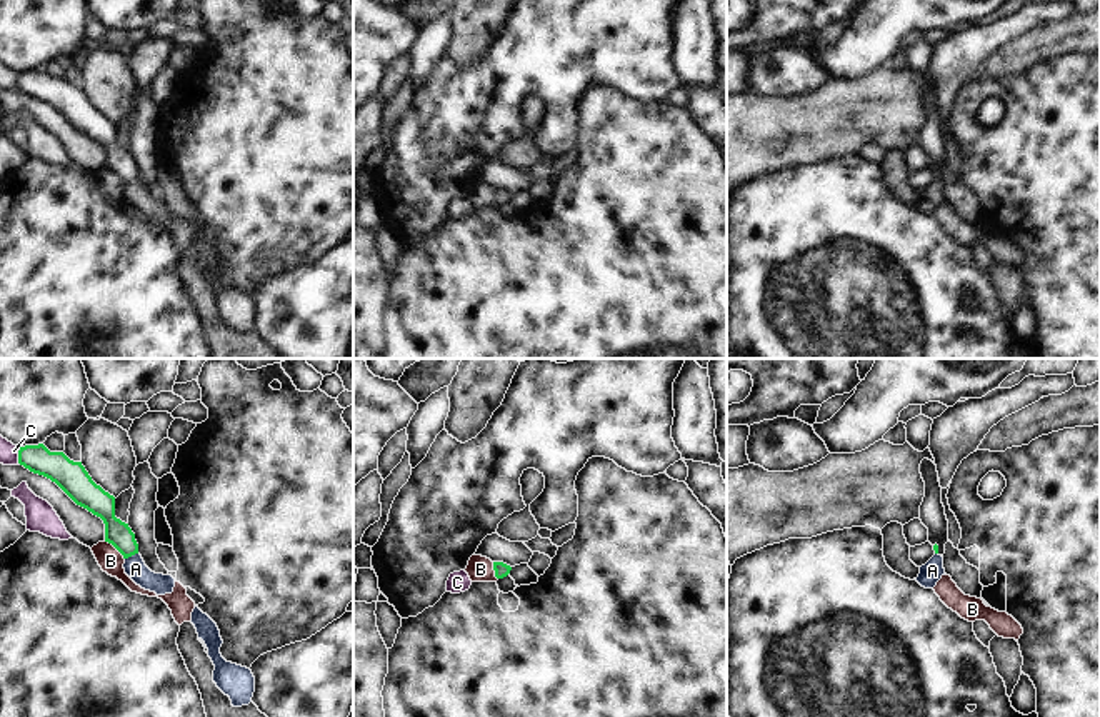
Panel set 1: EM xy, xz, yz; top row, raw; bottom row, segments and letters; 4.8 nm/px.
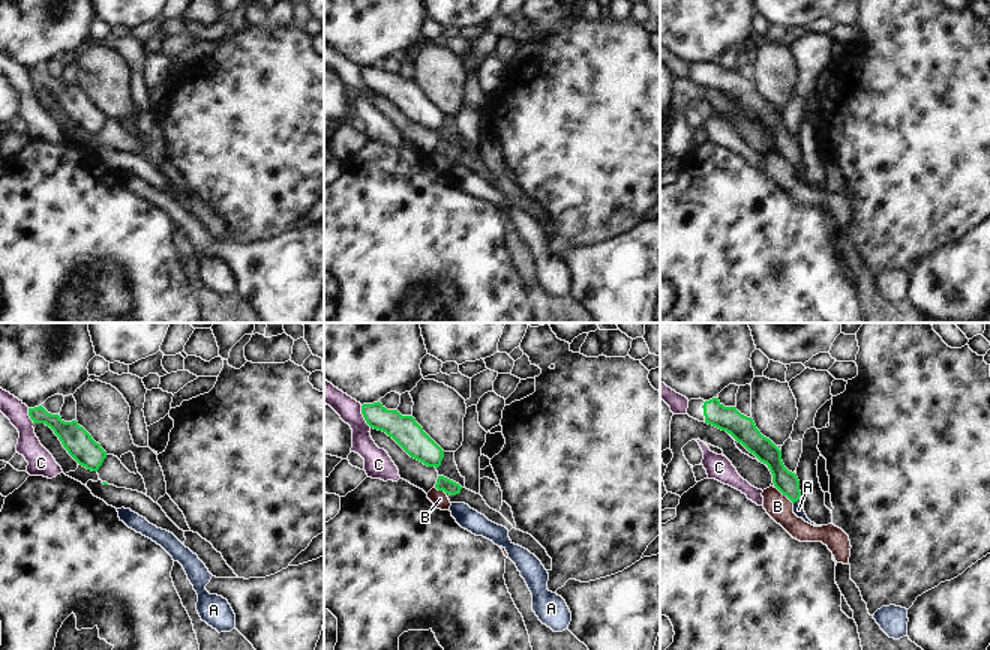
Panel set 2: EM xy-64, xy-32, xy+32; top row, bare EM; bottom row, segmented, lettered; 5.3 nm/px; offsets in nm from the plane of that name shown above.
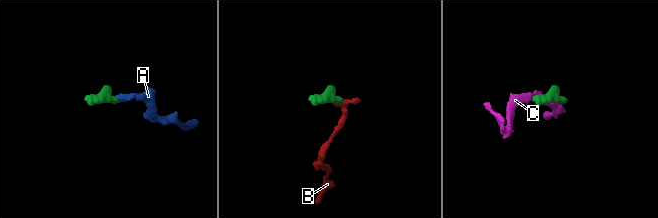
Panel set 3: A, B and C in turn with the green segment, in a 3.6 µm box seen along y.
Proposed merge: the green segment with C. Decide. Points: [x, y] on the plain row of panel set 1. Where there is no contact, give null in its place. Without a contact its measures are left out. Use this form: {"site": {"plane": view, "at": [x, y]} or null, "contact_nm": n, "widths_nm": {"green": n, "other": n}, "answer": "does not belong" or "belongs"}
{"site": {"plane": "xy", "at": [19, 82]}, "contact_nm": 70, "widths_nm": {"green": 140, "other": 100}, "answer": "does not belong"}

